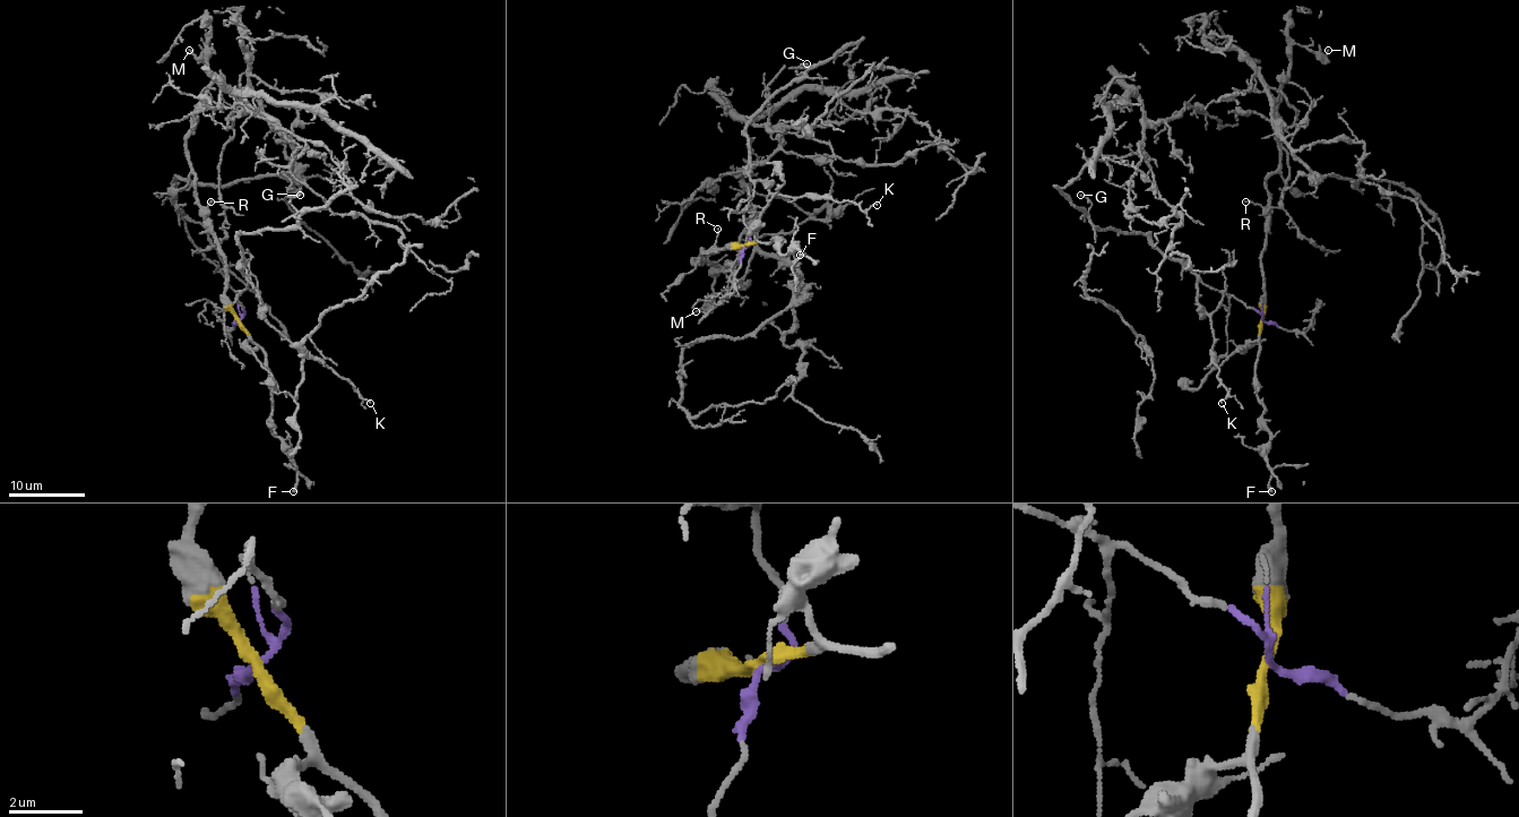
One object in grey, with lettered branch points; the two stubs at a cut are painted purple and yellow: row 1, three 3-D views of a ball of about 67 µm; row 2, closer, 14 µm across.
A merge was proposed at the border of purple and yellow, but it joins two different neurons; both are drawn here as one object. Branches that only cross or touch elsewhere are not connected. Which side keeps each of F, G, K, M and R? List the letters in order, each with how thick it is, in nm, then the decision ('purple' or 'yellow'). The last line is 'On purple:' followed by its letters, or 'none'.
F: 320 nm thick; yellow
G: 100 nm thick; purple
K: 100 nm thick; purple
M: 150 nm thick; yellow
R: 150 nm thick; yellow
On purple: G, K

